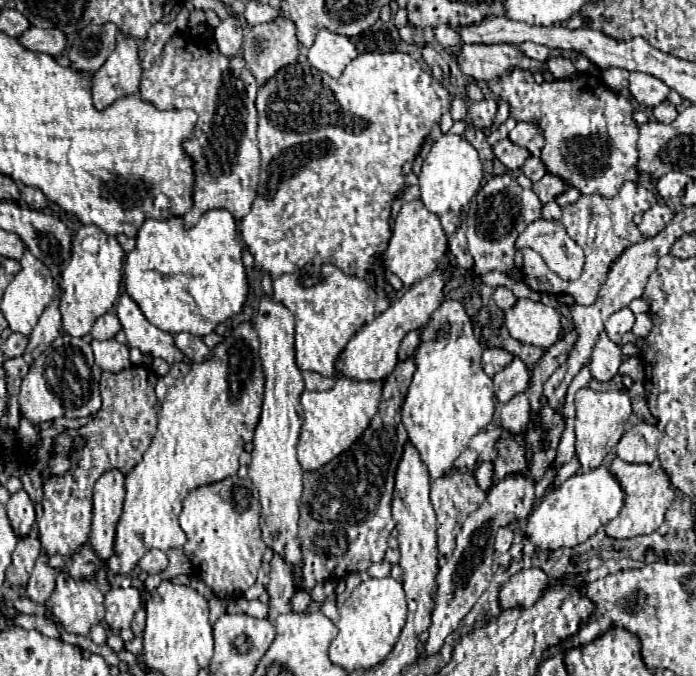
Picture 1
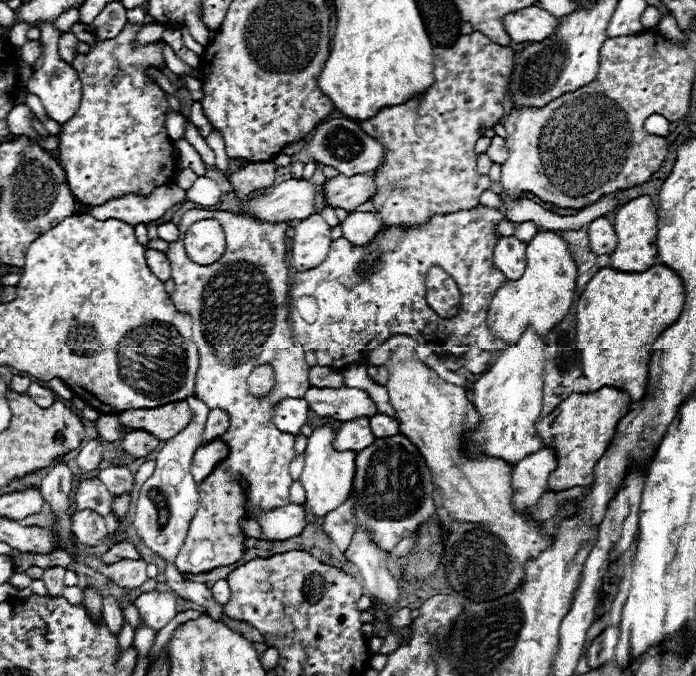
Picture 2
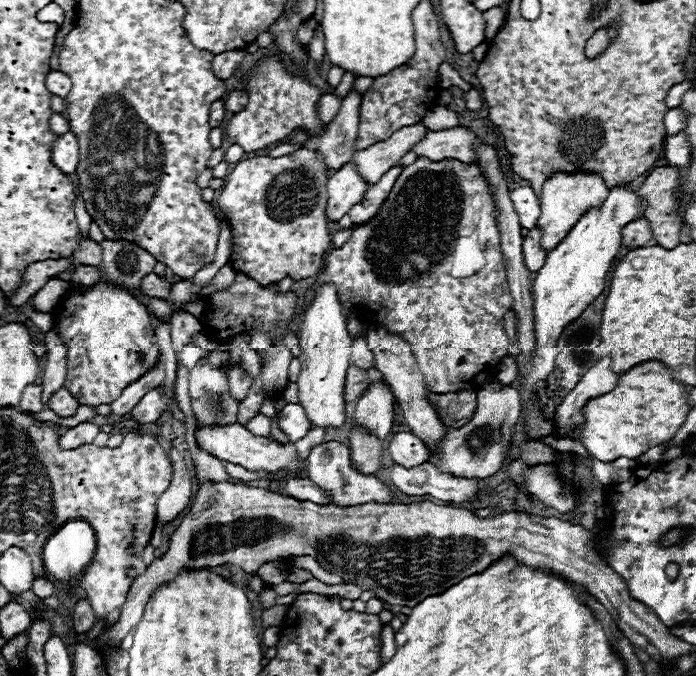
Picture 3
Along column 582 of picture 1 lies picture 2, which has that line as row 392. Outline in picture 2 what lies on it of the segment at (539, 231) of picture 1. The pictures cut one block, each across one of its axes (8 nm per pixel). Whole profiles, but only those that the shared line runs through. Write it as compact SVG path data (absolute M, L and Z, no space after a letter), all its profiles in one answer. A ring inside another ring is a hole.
M272 366L254 368L248 378L248 388L254 396L264 396L274 388L274 370Z

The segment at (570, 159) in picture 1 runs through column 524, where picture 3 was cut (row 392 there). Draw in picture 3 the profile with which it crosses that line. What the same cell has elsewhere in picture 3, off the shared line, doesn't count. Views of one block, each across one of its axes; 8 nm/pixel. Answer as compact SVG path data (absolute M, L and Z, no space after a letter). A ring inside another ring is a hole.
M96 282L86 288L70 288L58 306L52 310L54 324L58 326L58 334L62 344L66 346L66 382L64 388L70 390L78 398L80 404L98 406L114 402L122 390L142 378L150 368L156 366L160 348L156 348L156 338L150 326L150 316L144 304L140 304L132 294L108 286L104 282Z

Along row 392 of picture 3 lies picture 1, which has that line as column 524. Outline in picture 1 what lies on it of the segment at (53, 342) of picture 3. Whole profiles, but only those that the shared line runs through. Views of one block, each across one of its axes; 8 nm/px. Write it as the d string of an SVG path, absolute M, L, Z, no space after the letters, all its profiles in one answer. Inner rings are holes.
M522 42L518 48L520 48L526 56L530 56L530 58L534 58L534 60L546 60L546 58L552 54L552 50L550 50L548 46L534 44L534 42Z

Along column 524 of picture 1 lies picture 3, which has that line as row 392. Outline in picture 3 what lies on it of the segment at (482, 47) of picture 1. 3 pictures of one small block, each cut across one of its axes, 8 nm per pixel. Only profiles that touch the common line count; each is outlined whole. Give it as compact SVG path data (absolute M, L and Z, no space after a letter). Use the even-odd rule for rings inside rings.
M60 388L52 398L50 398L50 410L56 412L56 416L60 418L68 418L68 416L74 416L76 410L78 410L80 402L66 390L66 388Z

